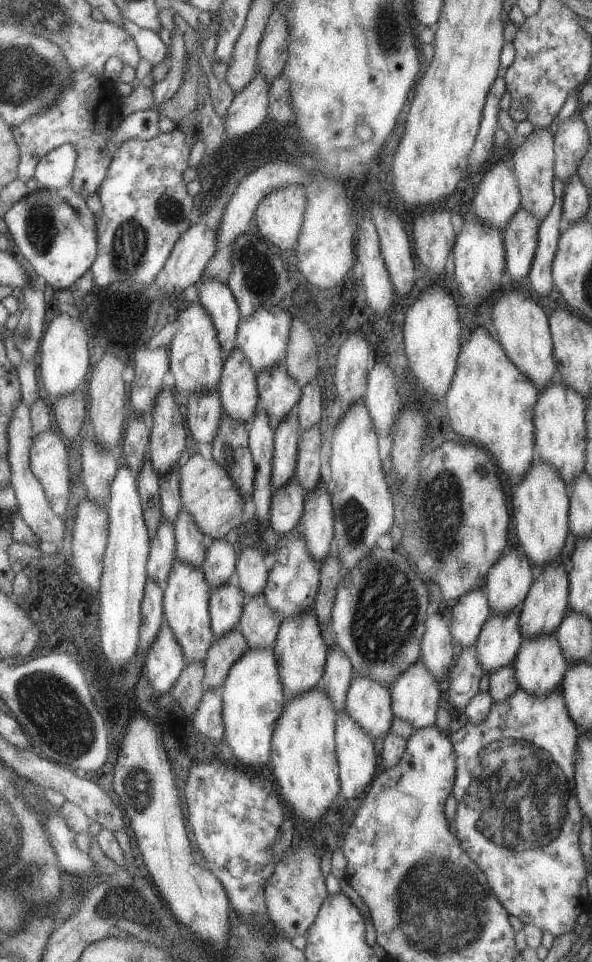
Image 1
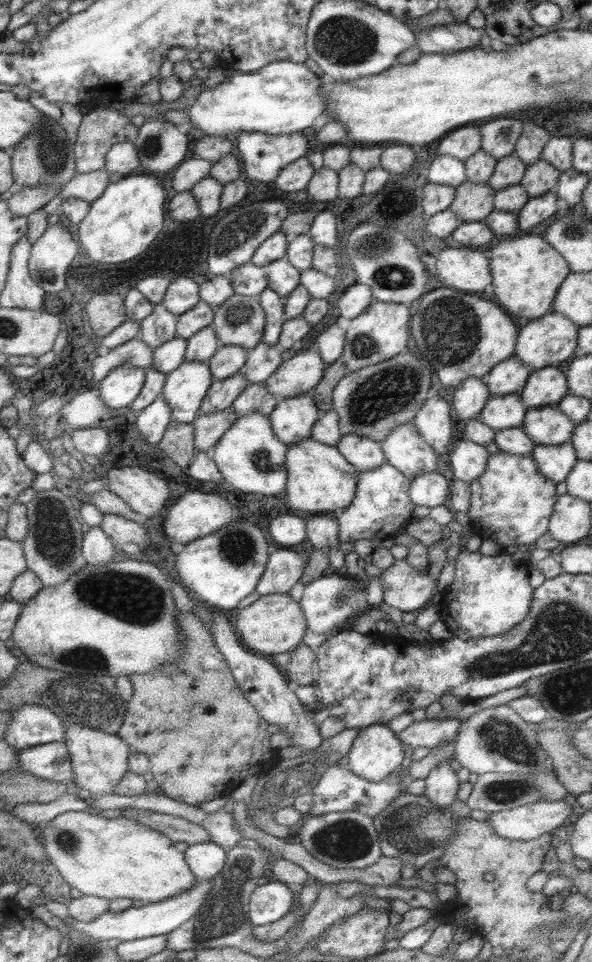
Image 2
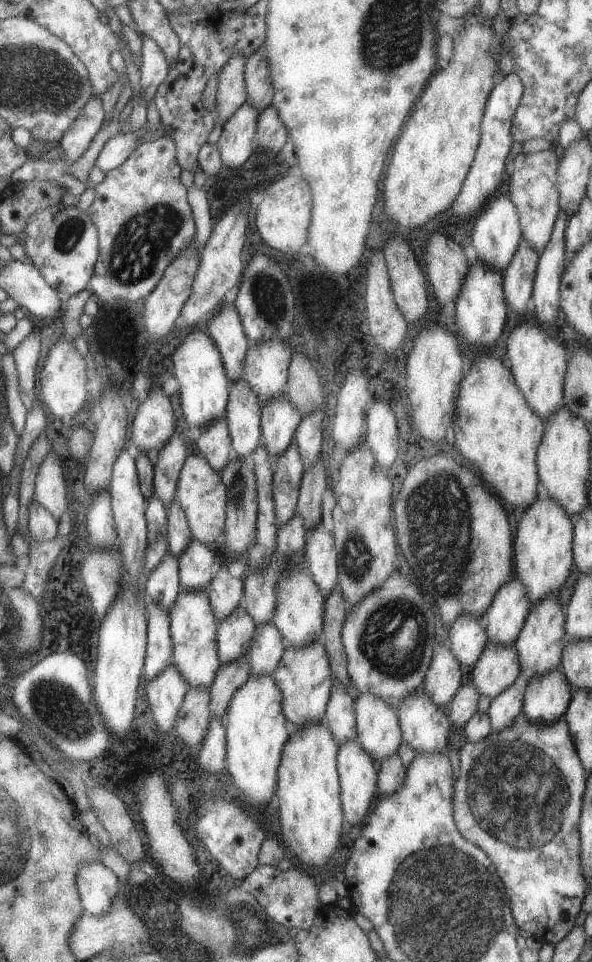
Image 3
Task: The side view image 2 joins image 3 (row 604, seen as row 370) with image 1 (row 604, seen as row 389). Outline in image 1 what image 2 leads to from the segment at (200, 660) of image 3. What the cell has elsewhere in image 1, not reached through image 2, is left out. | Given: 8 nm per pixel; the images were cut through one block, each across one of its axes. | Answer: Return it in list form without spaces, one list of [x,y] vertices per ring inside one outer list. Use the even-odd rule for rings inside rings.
[[[173,560],[171,572],[165,580],[163,591],[163,614],[165,622],[169,624],[177,644],[183,652],[186,662],[201,662],[205,660],[205,652],[209,650],[214,636],[210,627],[209,612],[207,612],[207,600],[210,588],[204,574],[199,568],[193,568],[181,560]]]

